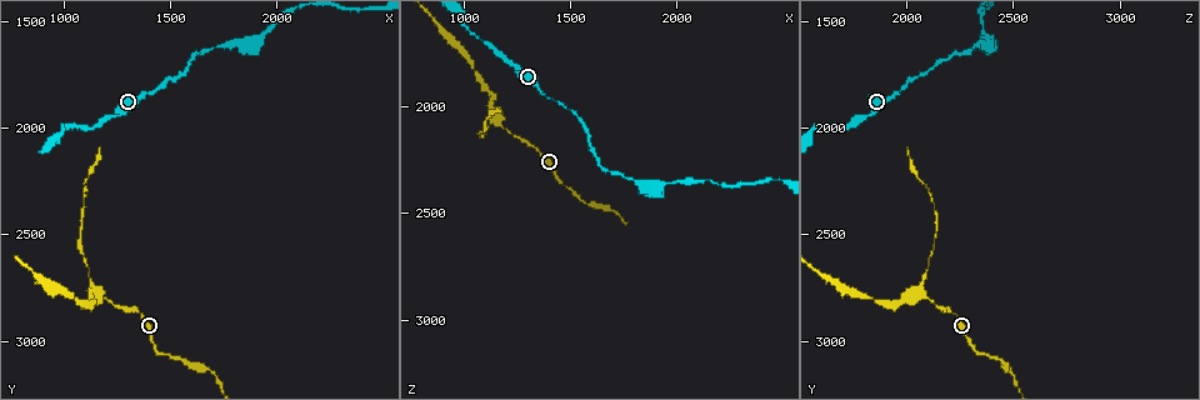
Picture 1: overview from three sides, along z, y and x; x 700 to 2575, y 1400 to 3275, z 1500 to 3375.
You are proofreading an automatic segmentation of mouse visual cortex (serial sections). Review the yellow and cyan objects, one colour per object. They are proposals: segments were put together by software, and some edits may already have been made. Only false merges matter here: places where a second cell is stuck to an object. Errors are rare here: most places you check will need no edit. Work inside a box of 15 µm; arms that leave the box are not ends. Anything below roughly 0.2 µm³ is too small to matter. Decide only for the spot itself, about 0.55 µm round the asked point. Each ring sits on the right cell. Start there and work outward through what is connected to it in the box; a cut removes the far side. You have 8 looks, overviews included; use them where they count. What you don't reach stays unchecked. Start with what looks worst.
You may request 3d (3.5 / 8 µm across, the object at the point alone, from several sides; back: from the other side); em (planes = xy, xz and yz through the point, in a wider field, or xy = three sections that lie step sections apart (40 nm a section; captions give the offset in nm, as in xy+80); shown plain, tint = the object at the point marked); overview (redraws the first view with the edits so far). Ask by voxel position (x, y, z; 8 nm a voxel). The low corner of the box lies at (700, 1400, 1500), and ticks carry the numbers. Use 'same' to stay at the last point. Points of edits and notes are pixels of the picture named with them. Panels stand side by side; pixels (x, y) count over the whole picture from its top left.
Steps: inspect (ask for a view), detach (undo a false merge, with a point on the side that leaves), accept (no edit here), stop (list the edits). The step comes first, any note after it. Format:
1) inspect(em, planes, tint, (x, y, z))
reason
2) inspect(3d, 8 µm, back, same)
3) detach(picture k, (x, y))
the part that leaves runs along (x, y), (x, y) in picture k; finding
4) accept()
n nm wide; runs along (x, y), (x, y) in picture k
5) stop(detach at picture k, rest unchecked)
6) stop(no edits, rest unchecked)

inspect(3d, 8 µm, (1860, 1610, 2390))
abrupt turn

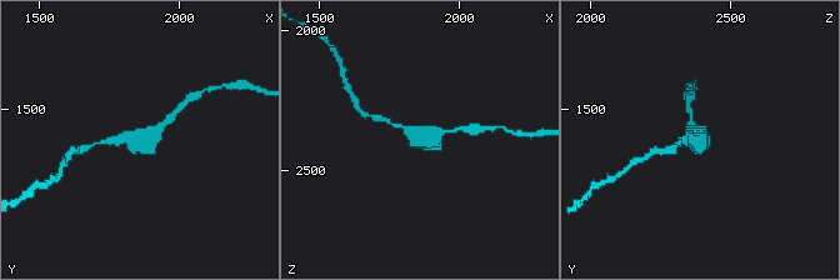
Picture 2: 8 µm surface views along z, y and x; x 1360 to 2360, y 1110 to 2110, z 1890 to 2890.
inspect(3d, 3.5 µm, (1860, 1620, 2380))

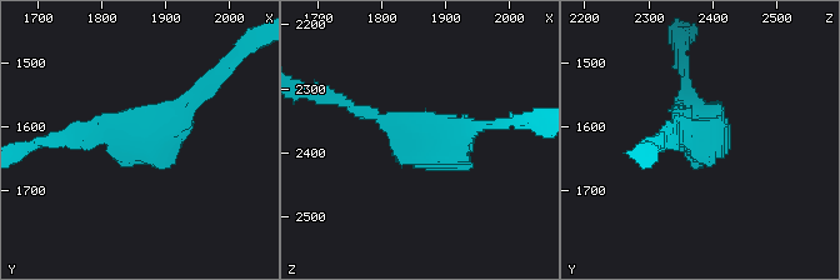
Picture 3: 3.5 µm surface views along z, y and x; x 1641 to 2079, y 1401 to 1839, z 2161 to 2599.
inspect(em, planes, tint, (1870, 1615, 2385))
arms of 200, 250 nm

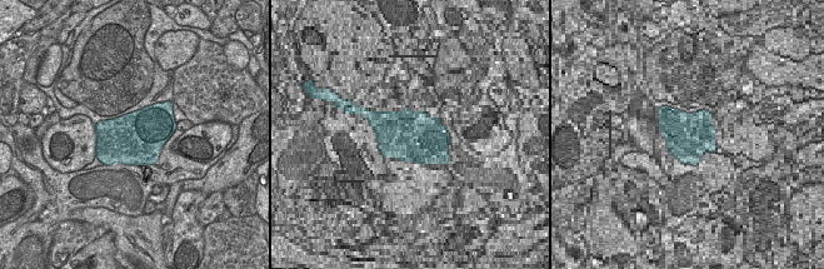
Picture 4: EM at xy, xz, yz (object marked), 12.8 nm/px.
accept()
all the same cell

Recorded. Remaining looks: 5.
inspect(3d, 8 µm, (1180, 2790, 2100))
calibre changes

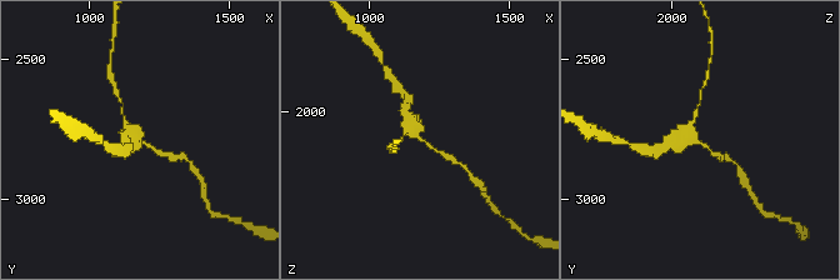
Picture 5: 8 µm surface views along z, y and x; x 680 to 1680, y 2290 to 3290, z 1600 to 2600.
inspect(em, xy, step 2, tint, (1180, 2780, 2100))
now the EM

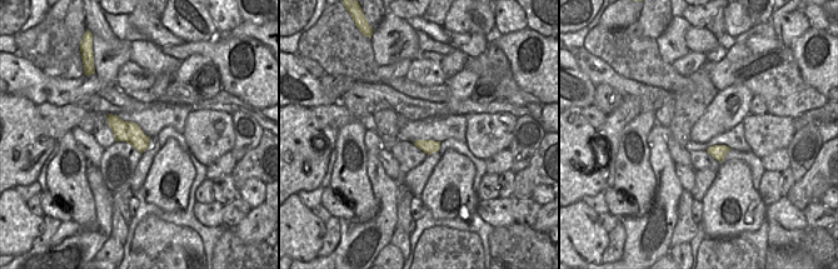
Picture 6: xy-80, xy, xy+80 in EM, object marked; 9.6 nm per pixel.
accept()
runs along (445, 155), (416, 135), (405, 108) in picture 5; all the same cell

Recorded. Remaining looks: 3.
inspect(3d, 3.5 µm, (1070, 1990, 1670))
narrows sharply

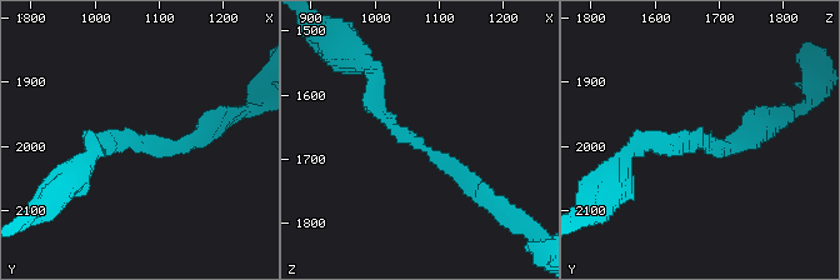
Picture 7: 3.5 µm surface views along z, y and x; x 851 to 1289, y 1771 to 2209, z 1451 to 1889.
inspect(em, xy, step 5, tint, (1080, 2000, 1680))
arms of 200, 200 nm

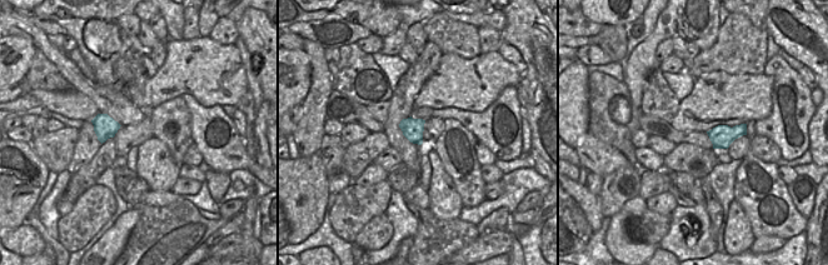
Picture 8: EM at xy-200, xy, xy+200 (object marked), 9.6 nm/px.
accept()
200 nm wide; runs along (484, 199), (391, 125), (373, 90) in picture 7; one cell here

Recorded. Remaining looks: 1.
stop(no edits, rest unchecked)

